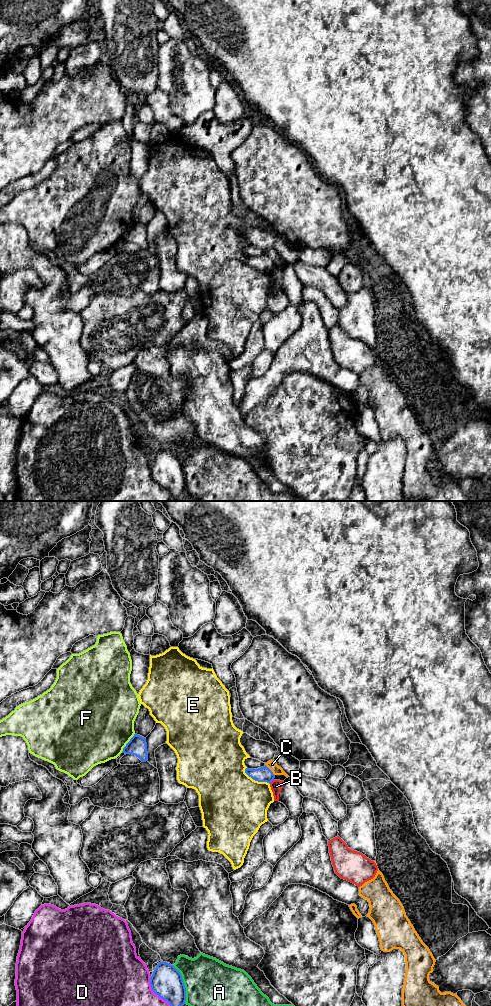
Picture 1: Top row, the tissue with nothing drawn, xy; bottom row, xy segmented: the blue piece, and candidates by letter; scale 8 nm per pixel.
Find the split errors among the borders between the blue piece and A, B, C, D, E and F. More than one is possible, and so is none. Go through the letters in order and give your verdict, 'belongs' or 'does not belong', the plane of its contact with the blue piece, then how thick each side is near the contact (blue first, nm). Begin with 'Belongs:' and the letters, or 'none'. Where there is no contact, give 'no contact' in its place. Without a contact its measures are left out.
Belongs: none
A: does not belong | xy | 260/440 nm
B: does not belong | xy | 120/100 nm
C: does not belong | xy | 120/80 nm
D: does not belong | xy | 260/480 nm
E: does not belong | xy | 120/480 nm
F: does not belong | xy | 150/480 nm

